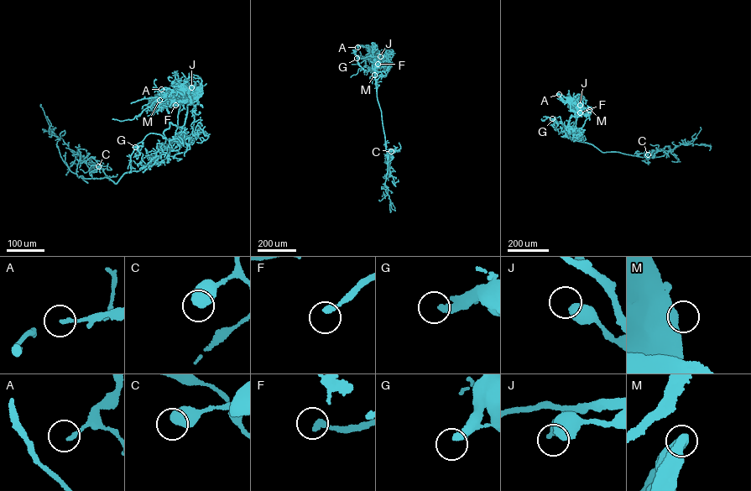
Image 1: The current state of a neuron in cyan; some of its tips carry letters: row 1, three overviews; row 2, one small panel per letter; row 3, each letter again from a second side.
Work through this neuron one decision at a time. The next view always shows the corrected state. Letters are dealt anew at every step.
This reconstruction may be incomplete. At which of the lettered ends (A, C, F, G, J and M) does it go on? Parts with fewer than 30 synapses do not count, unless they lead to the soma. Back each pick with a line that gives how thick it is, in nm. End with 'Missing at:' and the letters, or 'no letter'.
Missing at: no letter

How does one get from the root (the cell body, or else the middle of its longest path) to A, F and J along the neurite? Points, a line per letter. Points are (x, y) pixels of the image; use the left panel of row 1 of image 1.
A: (153, 101), (165, 106), (169, 99), (168, 96), (177, 95), (169, 88), (161, 89)
F: (153, 101), (165, 106), (169, 103), (175, 105)
J: (153, 101), (165, 106), (170, 97), (186, 92), (190, 88), (195, 89), (191, 87)

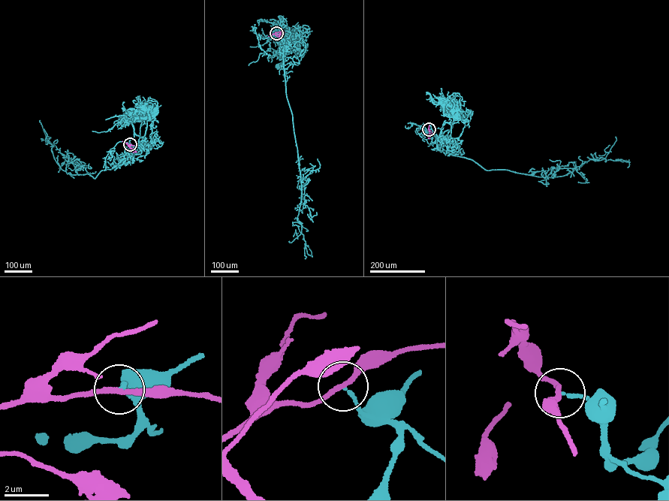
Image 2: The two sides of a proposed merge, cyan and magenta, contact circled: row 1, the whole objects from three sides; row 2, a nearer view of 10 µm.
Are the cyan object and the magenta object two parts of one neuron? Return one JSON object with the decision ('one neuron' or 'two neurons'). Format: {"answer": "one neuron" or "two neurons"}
{"answer": "two neurons"}

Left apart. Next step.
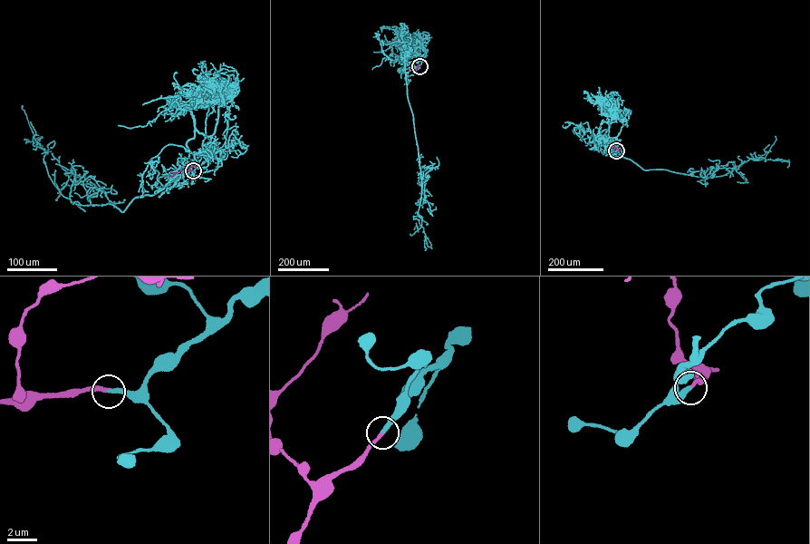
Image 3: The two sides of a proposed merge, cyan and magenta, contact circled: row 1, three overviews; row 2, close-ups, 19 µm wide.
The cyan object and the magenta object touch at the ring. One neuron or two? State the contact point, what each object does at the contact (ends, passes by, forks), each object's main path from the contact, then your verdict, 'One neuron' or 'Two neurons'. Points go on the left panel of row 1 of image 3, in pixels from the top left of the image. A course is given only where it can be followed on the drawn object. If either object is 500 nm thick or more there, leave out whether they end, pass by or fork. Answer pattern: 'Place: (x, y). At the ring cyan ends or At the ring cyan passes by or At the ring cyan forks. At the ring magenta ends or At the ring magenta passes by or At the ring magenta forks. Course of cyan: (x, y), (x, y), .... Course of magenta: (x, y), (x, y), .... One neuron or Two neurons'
Place: (193, 170). At the ring cyan ends. At the ring magenta ends. Course of cyan: (193, 170), (210, 155), (205, 152), (213, 149), (211, 137), (196, 129), (190, 108), (174, 102). Course of magenta: (193, 170), (184, 169), (178, 173), (170, 172), (173, 175), (170, 175). One neuron

